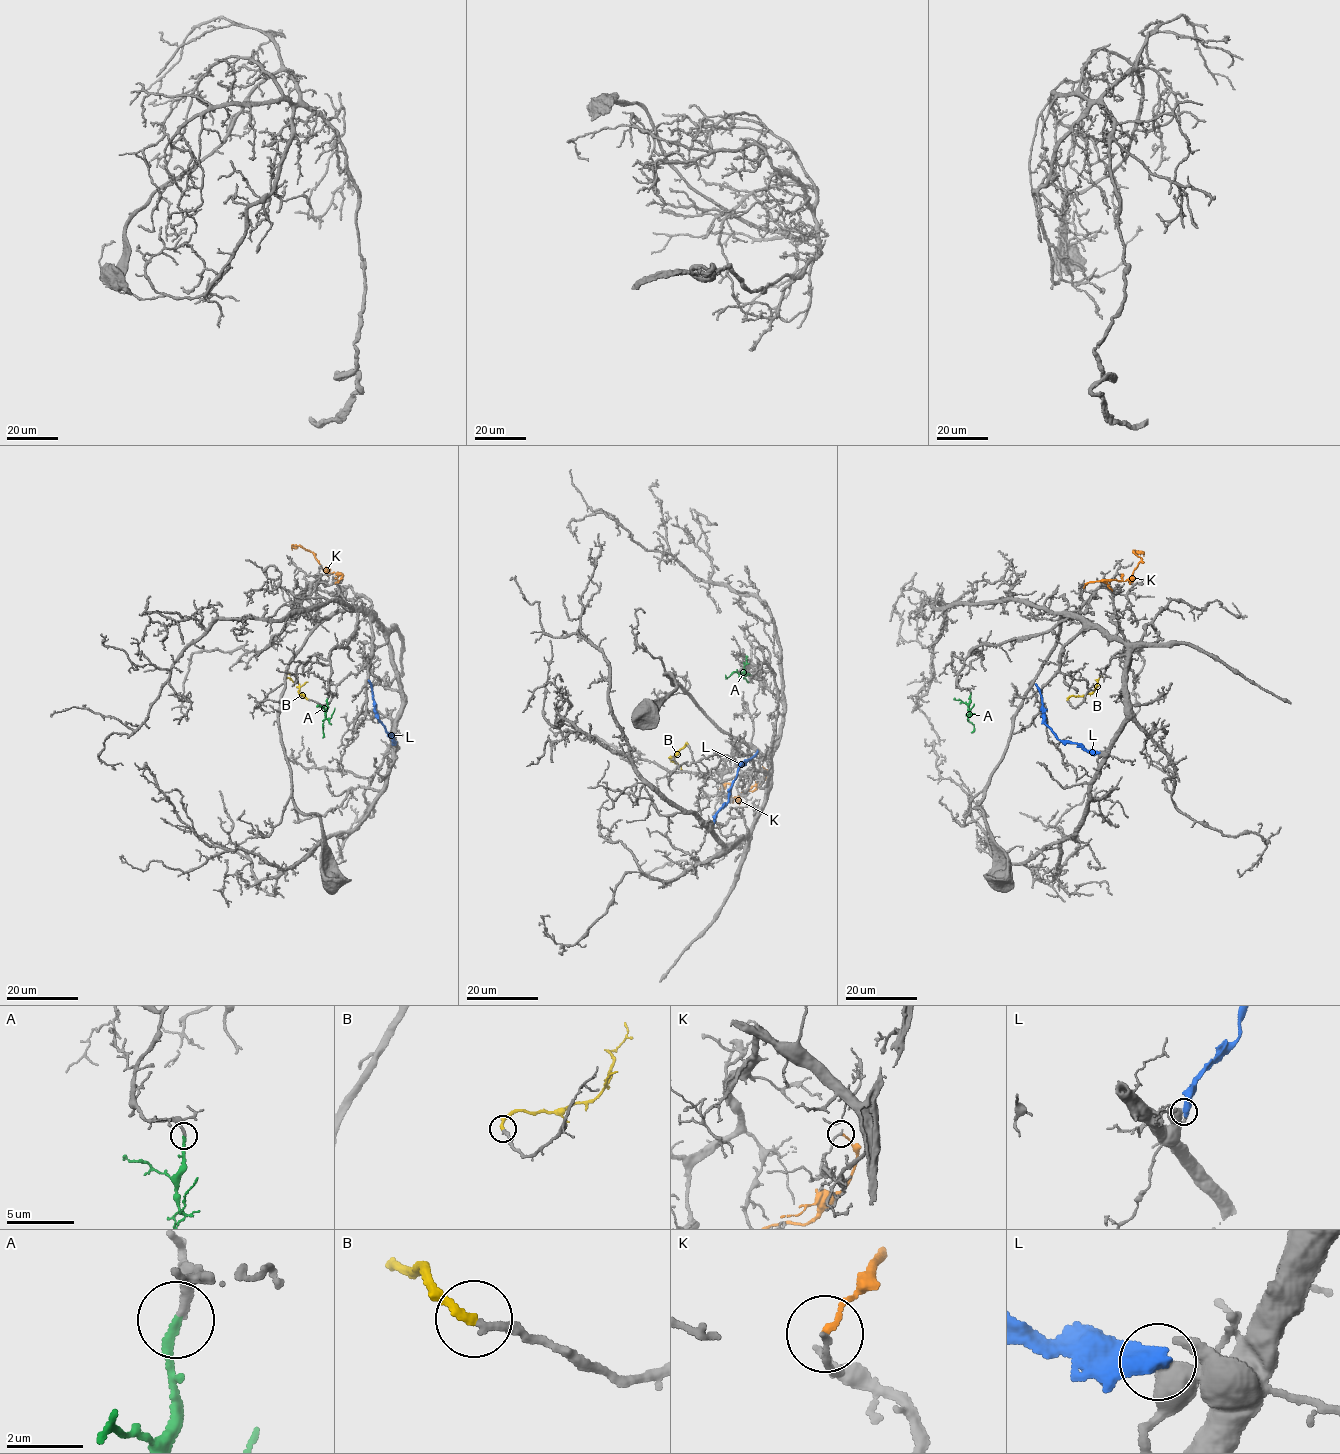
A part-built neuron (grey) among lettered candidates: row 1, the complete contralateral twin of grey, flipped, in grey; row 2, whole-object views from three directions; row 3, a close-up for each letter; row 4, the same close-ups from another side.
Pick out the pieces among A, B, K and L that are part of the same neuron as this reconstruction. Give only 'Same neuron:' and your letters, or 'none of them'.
Same neuron: A, B

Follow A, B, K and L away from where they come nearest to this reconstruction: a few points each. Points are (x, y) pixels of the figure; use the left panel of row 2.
A: (327, 698), (322, 738)
B: (307, 699), (299, 693), (298, 684), (287, 677), (285, 670)
K: (338, 583), (343, 575), (326, 574), (311, 552), (298, 545), (294, 545), (292, 550)
L: (394, 742), (393, 734), (387, 734), (377, 718), (368, 679)

